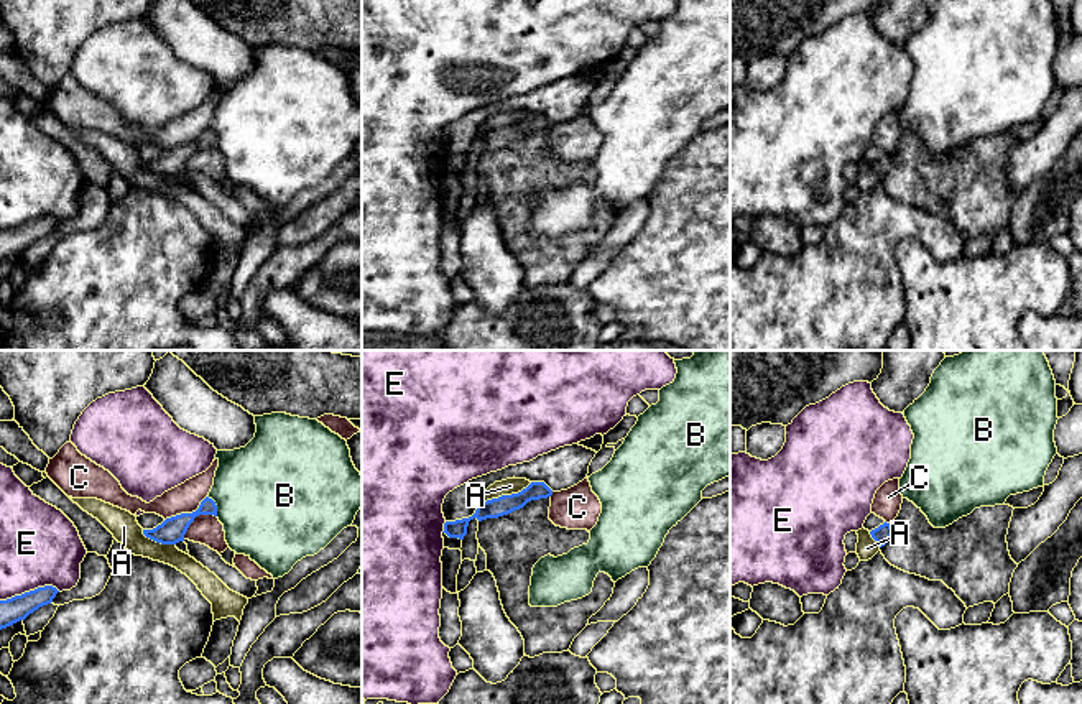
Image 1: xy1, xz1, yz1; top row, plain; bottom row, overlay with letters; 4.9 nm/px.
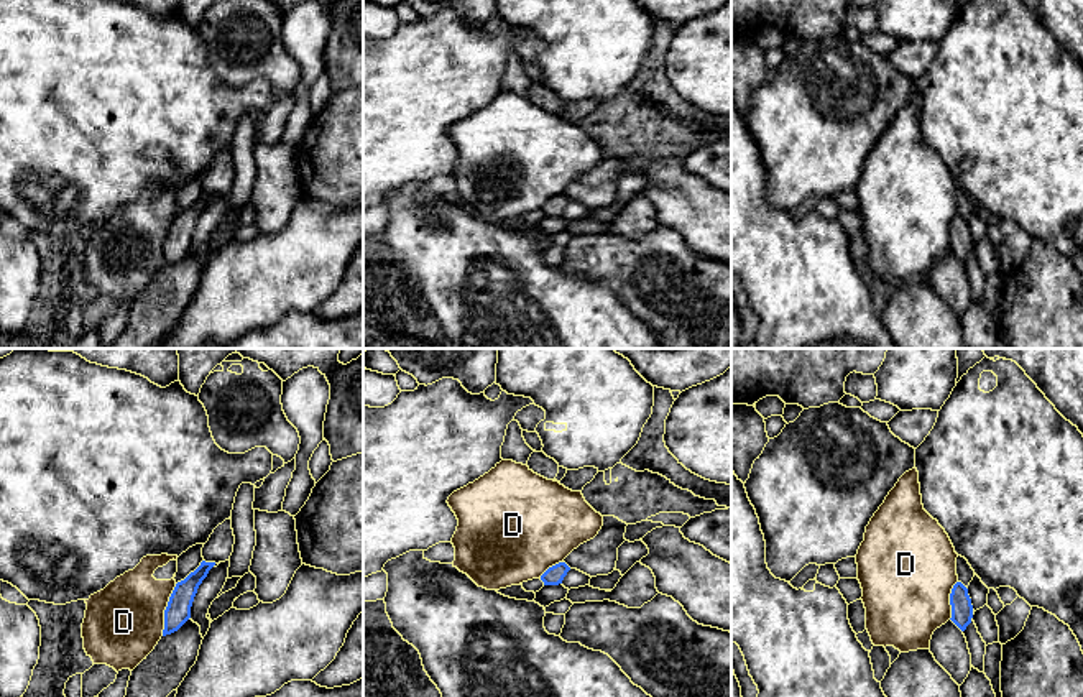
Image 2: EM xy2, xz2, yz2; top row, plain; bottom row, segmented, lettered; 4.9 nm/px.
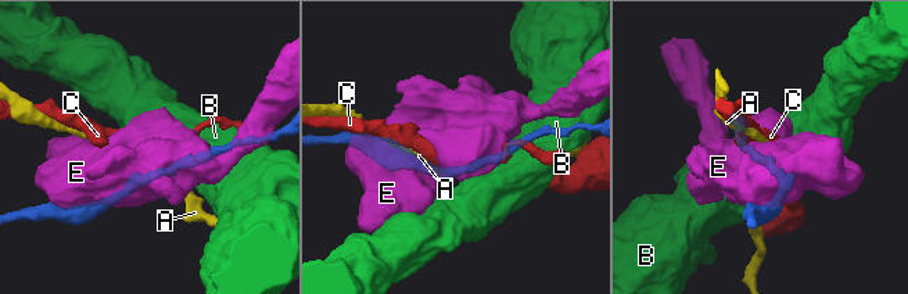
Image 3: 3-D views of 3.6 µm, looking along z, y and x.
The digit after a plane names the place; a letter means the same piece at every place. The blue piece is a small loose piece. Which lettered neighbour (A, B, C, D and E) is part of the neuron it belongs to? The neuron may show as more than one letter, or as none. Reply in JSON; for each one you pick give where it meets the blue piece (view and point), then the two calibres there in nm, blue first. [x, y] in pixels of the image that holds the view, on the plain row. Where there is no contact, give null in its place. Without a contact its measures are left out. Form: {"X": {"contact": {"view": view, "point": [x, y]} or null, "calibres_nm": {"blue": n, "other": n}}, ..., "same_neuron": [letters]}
{"D": {"contact": {"view": "xy2", "point": [165, 242]}, "calibres_nm": {"blue": 120, "other": 380}}, "same_neuron": ["D"]}

